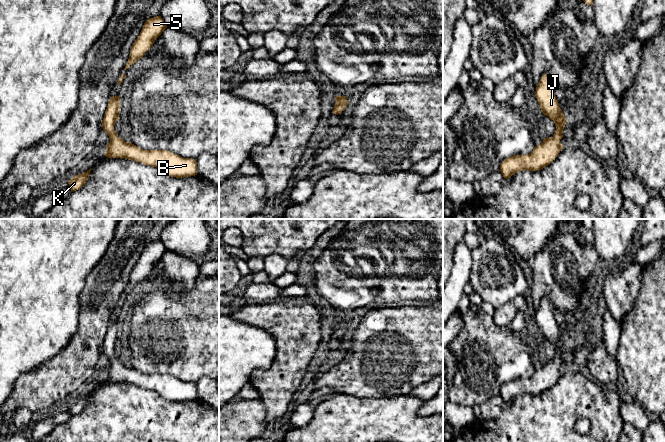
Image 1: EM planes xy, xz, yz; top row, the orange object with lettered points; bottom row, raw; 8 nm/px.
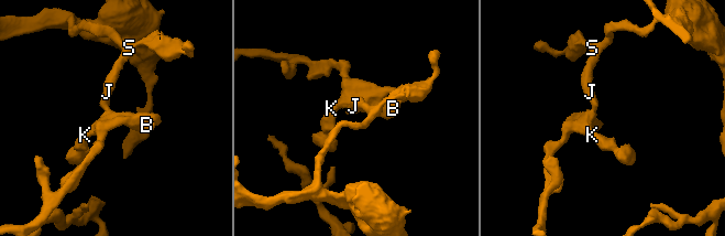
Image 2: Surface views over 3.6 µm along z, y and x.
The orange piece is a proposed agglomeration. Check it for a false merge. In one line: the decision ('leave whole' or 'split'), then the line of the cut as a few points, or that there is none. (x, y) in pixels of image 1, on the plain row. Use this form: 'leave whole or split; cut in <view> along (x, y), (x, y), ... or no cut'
leave whole; no cut

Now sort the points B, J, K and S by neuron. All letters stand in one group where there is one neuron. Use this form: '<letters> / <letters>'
B J K S

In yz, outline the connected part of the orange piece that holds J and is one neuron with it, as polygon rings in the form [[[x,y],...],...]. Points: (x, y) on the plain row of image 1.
[[[547,297],[539,305],[535,321],[541,336],[555,347],[555,357],[552,361],[544,362],[543,366],[535,370],[530,378],[514,379],[506,382],[500,388],[499,394],[506,403],[522,394],[537,395],[543,393],[558,380],[564,371],[560,364],[563,362],[562,357],[567,344],[559,331],[554,317],[554,308]]]

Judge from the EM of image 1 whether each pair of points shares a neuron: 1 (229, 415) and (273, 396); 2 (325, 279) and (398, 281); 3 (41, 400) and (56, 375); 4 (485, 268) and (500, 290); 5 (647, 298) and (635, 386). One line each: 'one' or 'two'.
1: two
2: one
3: one
4: one
5: one

